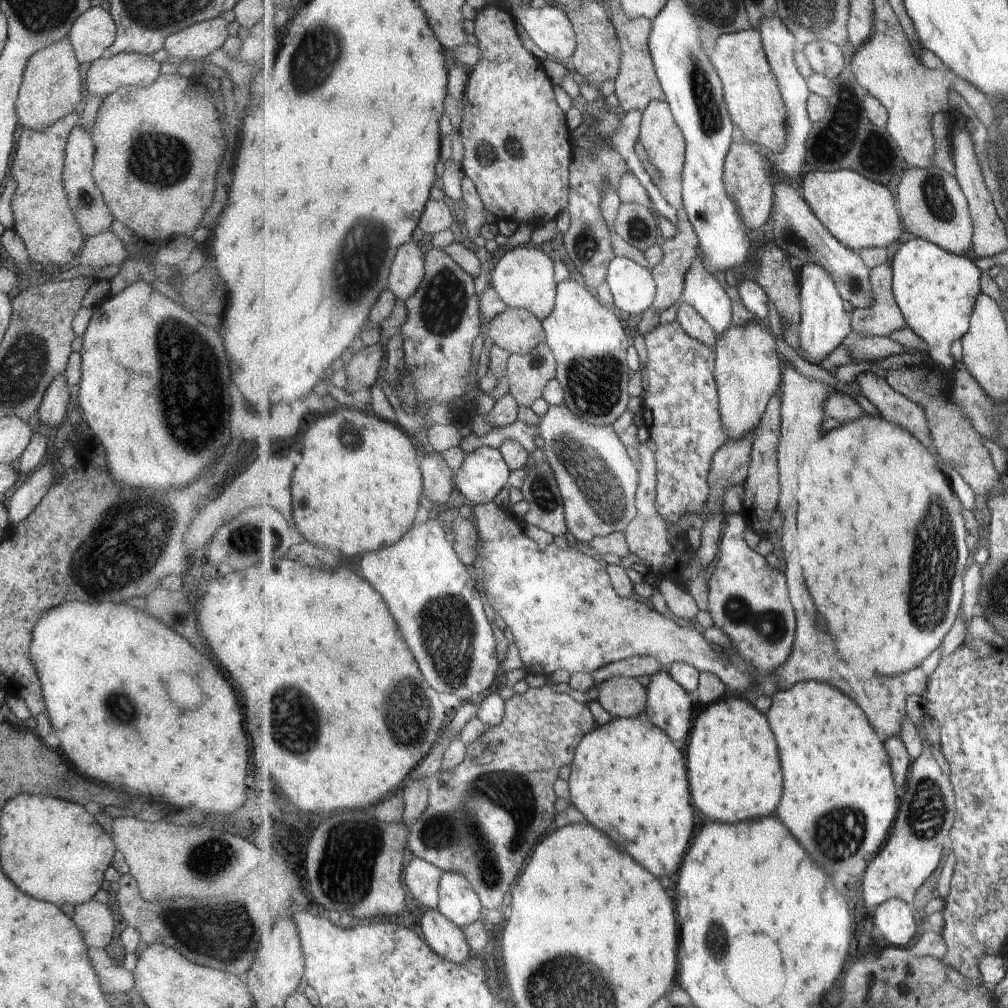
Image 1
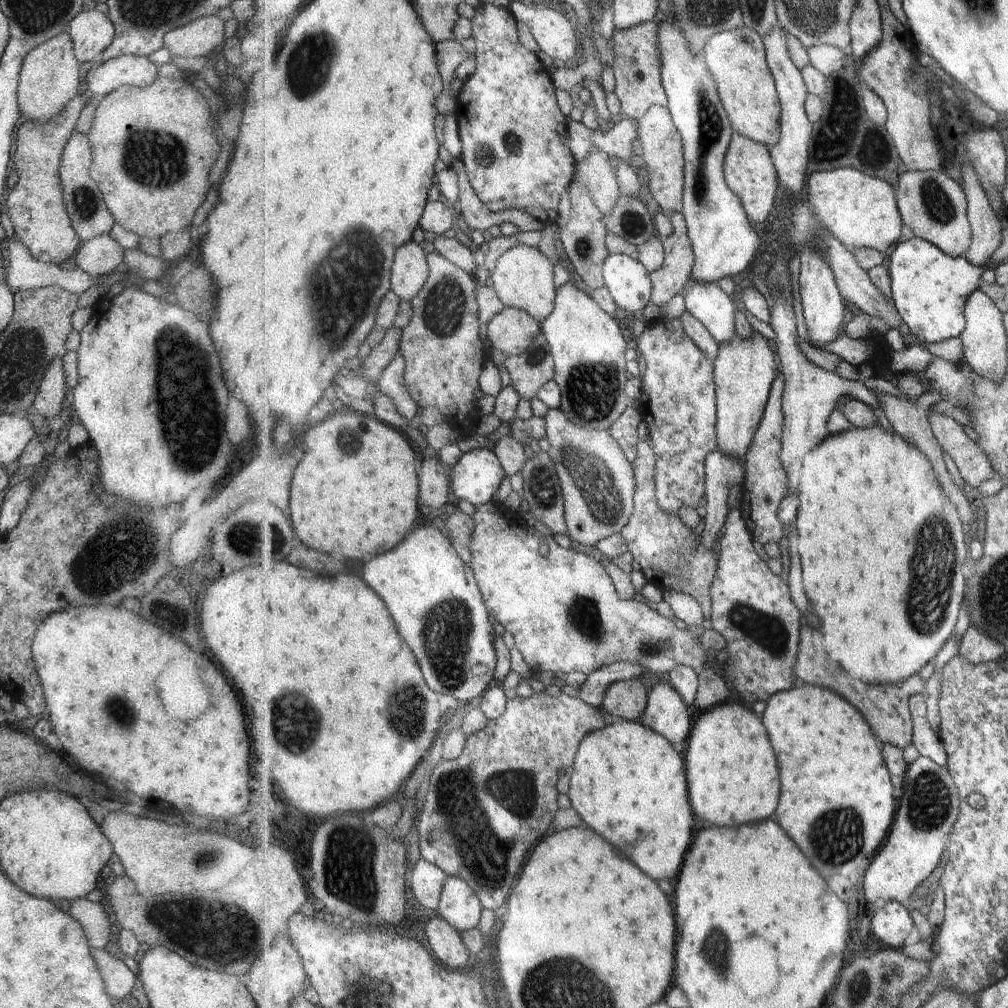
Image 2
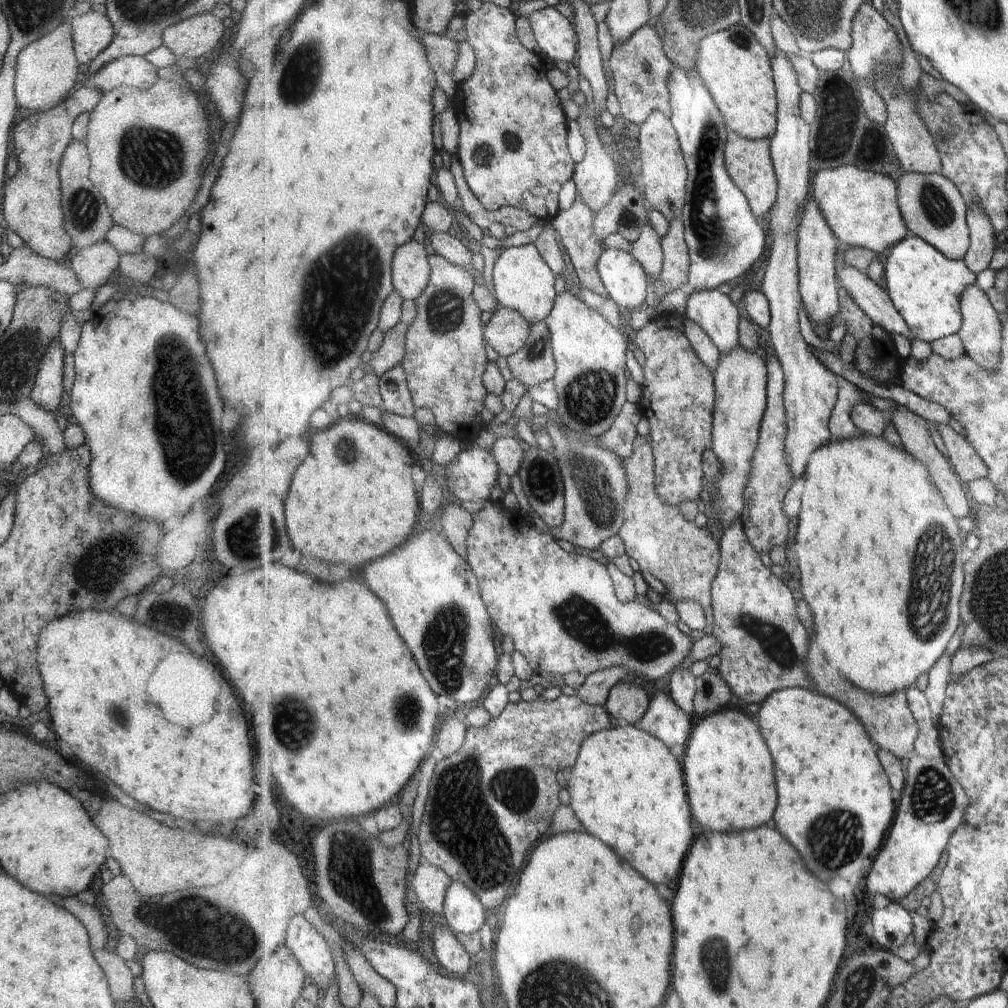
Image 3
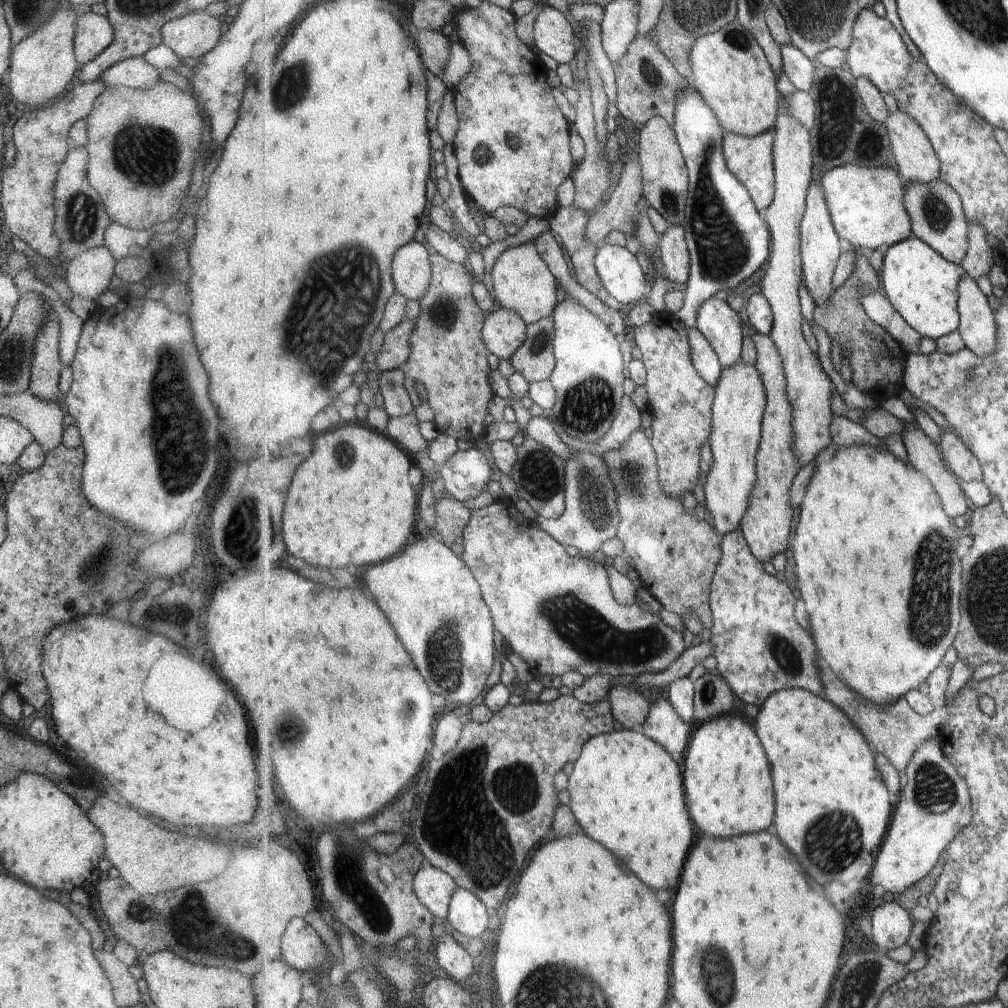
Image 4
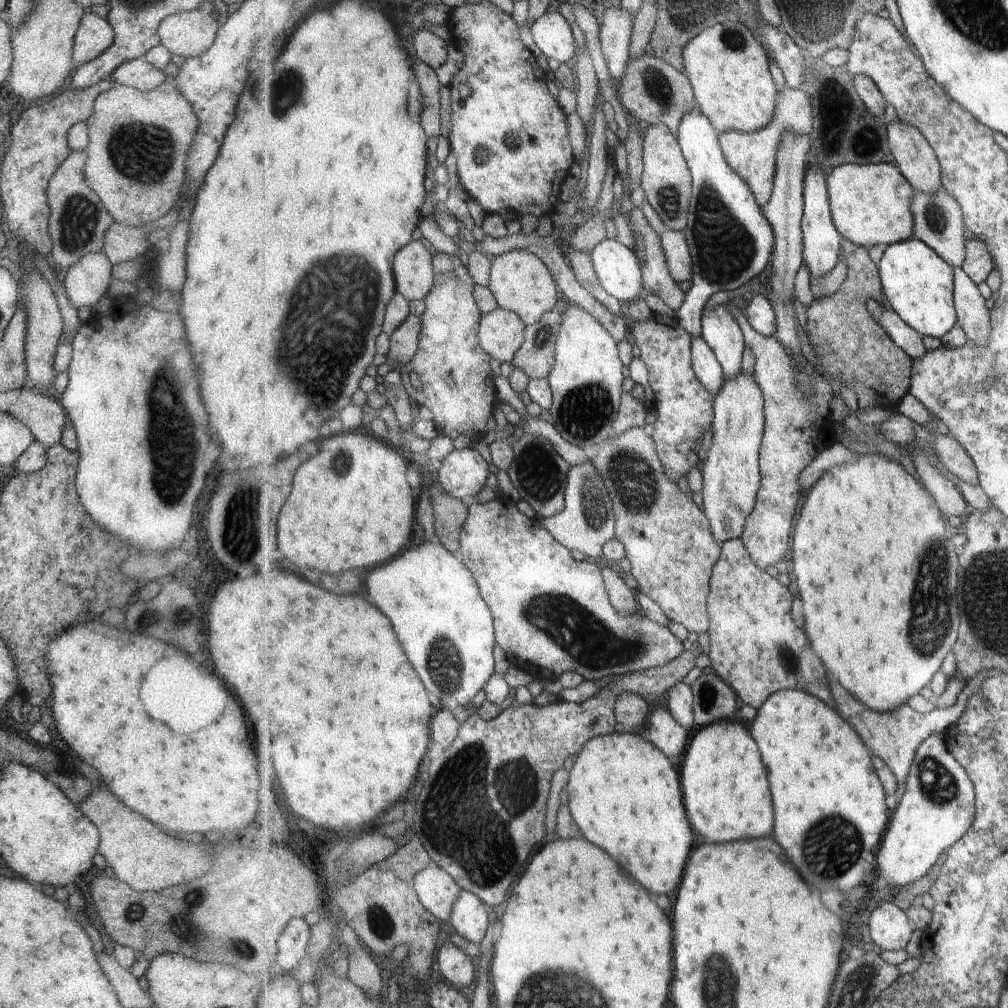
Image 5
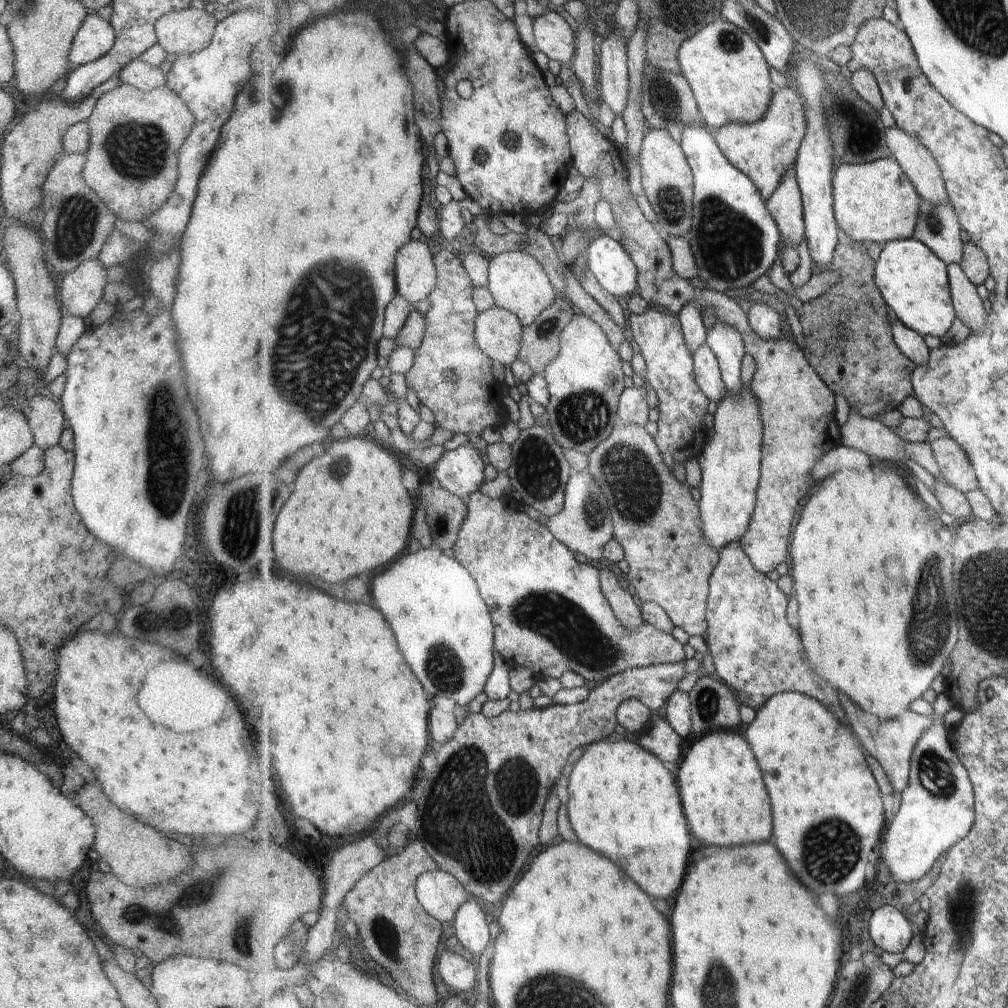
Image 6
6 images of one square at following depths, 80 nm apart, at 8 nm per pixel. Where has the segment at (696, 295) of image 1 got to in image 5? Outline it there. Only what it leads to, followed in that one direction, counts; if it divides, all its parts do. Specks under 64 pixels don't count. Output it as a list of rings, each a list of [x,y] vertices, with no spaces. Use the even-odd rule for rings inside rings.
[[[727,304],[705,309],[702,322],[702,338],[715,352],[725,372],[725,378],[739,376],[742,372],[741,362],[745,354],[746,338],[737,320],[729,312]]]

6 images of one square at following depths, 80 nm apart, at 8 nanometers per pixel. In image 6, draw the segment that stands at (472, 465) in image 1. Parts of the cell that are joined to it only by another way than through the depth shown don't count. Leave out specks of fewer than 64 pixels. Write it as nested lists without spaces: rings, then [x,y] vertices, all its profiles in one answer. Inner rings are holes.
[[[472,441],[445,452],[435,468],[436,480],[454,496],[466,500],[485,482],[487,461]]]

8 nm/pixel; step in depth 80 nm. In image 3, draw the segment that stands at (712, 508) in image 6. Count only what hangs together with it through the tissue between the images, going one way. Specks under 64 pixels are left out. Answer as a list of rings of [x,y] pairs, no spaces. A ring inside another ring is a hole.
[[[739,345],[731,352],[721,355],[714,372],[716,407],[714,408],[714,447],[724,464],[718,486],[716,505],[720,510],[720,526],[725,529],[739,519],[746,507],[745,491],[752,471],[752,458],[758,447],[760,428],[768,405],[769,372],[767,356],[761,349],[747,350]]]

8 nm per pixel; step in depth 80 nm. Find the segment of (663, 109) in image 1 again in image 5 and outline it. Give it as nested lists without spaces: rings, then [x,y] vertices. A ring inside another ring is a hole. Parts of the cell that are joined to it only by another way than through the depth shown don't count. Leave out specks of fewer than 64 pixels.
[[[655,124],[648,126],[643,141],[644,172],[641,188],[644,195],[651,206],[655,208],[655,212],[659,214],[659,218],[665,222],[668,230],[685,232],[689,226],[694,181],[679,140],[665,124]]]

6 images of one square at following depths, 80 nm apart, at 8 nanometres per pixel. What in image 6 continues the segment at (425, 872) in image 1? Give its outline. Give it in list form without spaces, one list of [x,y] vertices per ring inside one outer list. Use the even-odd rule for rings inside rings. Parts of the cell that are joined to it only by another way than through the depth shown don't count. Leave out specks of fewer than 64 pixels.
[[[442,869],[423,874],[416,893],[422,908],[441,922],[454,922],[461,906],[471,898],[465,886]]]

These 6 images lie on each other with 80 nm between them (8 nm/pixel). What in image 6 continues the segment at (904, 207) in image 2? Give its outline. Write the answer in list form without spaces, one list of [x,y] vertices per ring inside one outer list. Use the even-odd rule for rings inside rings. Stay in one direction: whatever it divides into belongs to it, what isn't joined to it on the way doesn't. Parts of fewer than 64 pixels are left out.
[[[923,201],[914,238],[931,248],[946,264],[960,264],[966,238],[952,204],[935,208]]]

